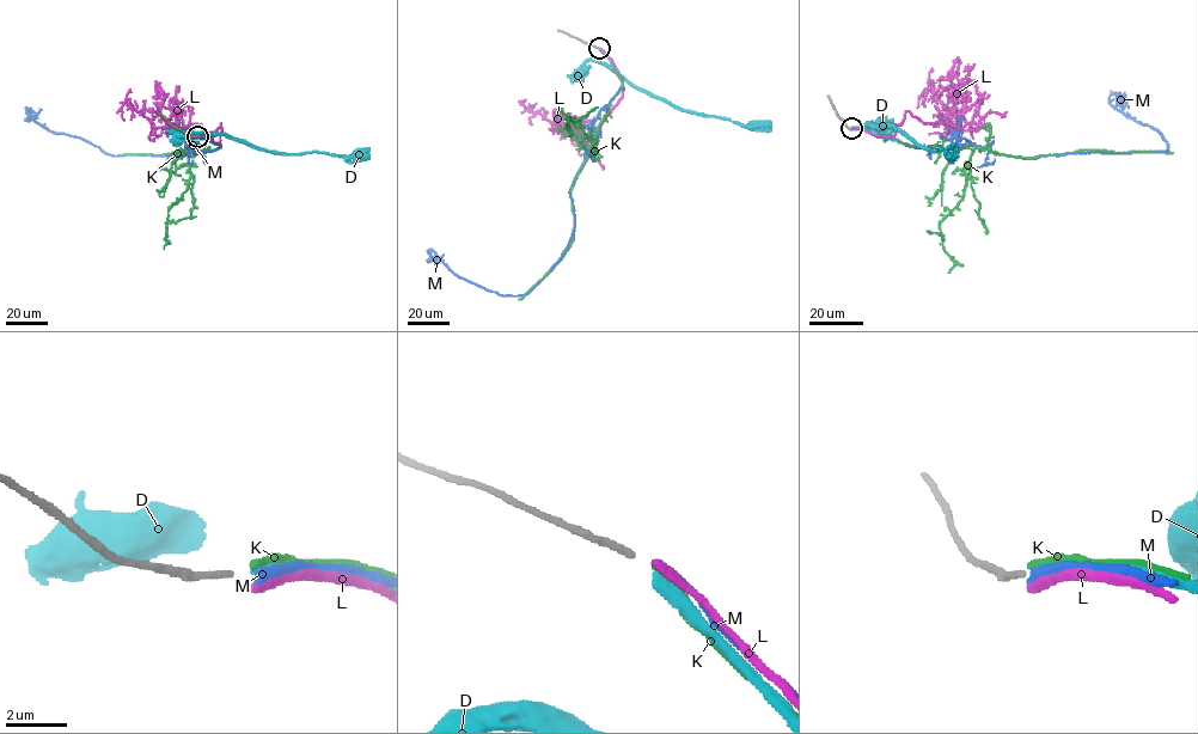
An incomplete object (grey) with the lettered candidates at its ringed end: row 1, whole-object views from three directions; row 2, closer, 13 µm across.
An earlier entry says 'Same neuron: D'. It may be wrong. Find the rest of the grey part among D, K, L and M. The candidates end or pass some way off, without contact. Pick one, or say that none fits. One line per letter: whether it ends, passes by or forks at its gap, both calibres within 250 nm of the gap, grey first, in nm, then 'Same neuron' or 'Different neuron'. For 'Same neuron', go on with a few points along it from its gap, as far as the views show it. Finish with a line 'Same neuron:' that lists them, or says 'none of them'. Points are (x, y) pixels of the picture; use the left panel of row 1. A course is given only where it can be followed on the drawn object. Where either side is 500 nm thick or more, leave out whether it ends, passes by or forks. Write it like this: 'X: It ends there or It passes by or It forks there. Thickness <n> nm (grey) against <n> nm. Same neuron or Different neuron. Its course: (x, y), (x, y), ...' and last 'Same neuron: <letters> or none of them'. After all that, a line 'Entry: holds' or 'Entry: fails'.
D: It ends there. Thickness 240 nm (grey) against 340 nm. Different neuron
K: It ends there. Thickness 240 nm (grey) against 240 nm. Different neuron
L: It ends there. Thickness 240 nm (grey) against 280 nm. Different neuron
M: It ends there. Thickness 240 nm (grey) against 240 nm. Different neuron
Same neuron: none of them
Entry: fails

